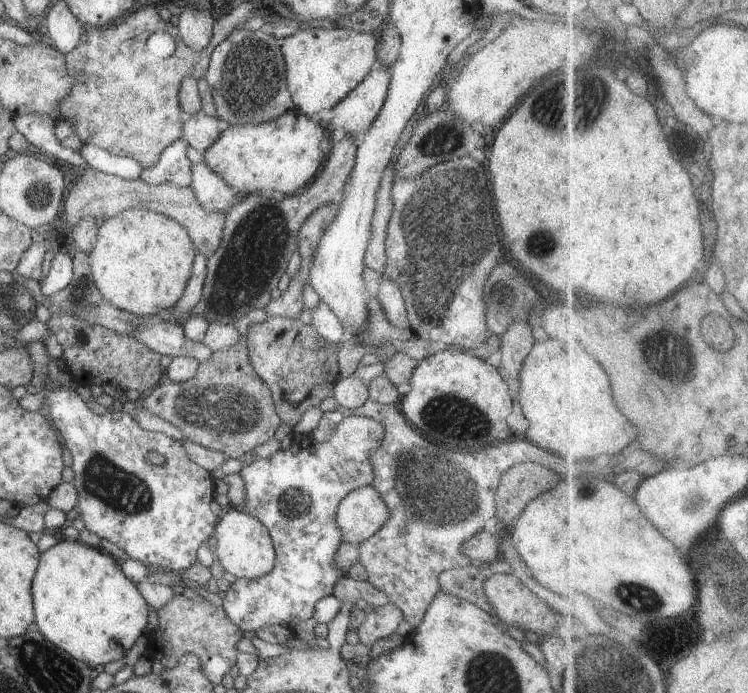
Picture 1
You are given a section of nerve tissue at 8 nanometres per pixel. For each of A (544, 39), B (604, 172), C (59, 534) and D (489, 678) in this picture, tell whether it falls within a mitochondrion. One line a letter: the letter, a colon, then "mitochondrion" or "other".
A: other
B: other
C: other
D: mitochondrion

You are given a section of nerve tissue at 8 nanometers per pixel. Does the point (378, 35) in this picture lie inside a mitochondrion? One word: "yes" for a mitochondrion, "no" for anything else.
no

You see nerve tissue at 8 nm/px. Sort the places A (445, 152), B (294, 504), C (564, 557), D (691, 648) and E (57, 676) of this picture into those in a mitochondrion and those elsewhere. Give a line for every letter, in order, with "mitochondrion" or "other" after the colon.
A: mitochondrion
B: mitochondrion
C: other
D: other
E: mitochondrion

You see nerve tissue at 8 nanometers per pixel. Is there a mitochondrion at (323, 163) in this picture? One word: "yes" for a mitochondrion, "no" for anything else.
no

